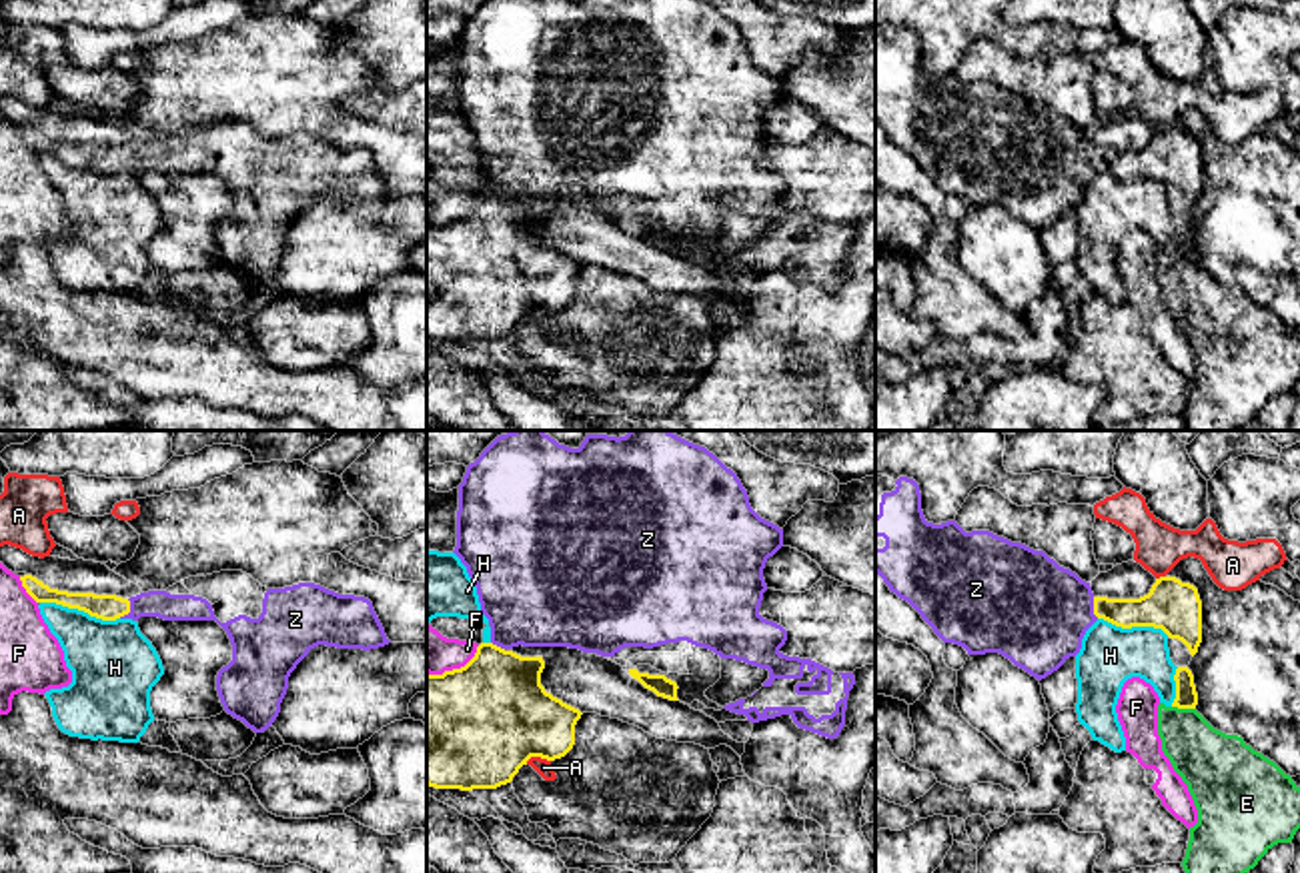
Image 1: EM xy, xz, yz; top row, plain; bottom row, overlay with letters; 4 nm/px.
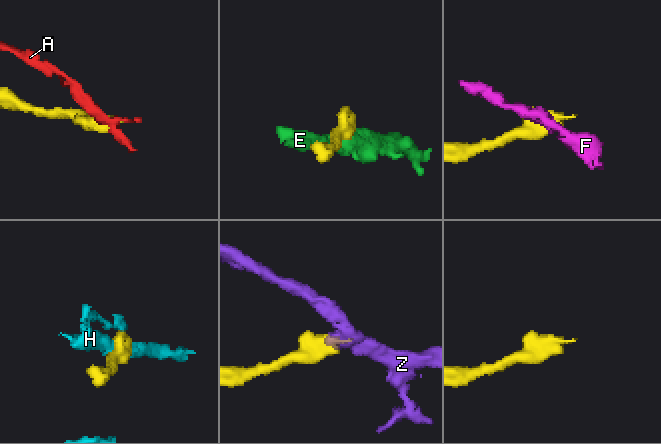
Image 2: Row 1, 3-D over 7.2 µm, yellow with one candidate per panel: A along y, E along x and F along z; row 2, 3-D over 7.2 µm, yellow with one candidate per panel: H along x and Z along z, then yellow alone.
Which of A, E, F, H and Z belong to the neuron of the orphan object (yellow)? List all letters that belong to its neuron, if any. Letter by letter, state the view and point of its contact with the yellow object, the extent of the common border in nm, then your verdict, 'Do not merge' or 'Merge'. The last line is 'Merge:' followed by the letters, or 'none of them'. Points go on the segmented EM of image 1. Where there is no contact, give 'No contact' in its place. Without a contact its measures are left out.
A: Touches yellow at xz (537, 755). Shared border 110 nm. Do not merge
E: Touches yellow at yz (1184, 707). Shared border 100 nm. Do not merge
F: Touches yellow at xy (27, 591). Shared border 130 nm. Do not merge
H: Touches yellow at xy (81, 609). Shared border 320 nm. Do not merge
Z: Touches yellow at xy (129, 611). Shared border 90 nm. Merge
Merge: Z

